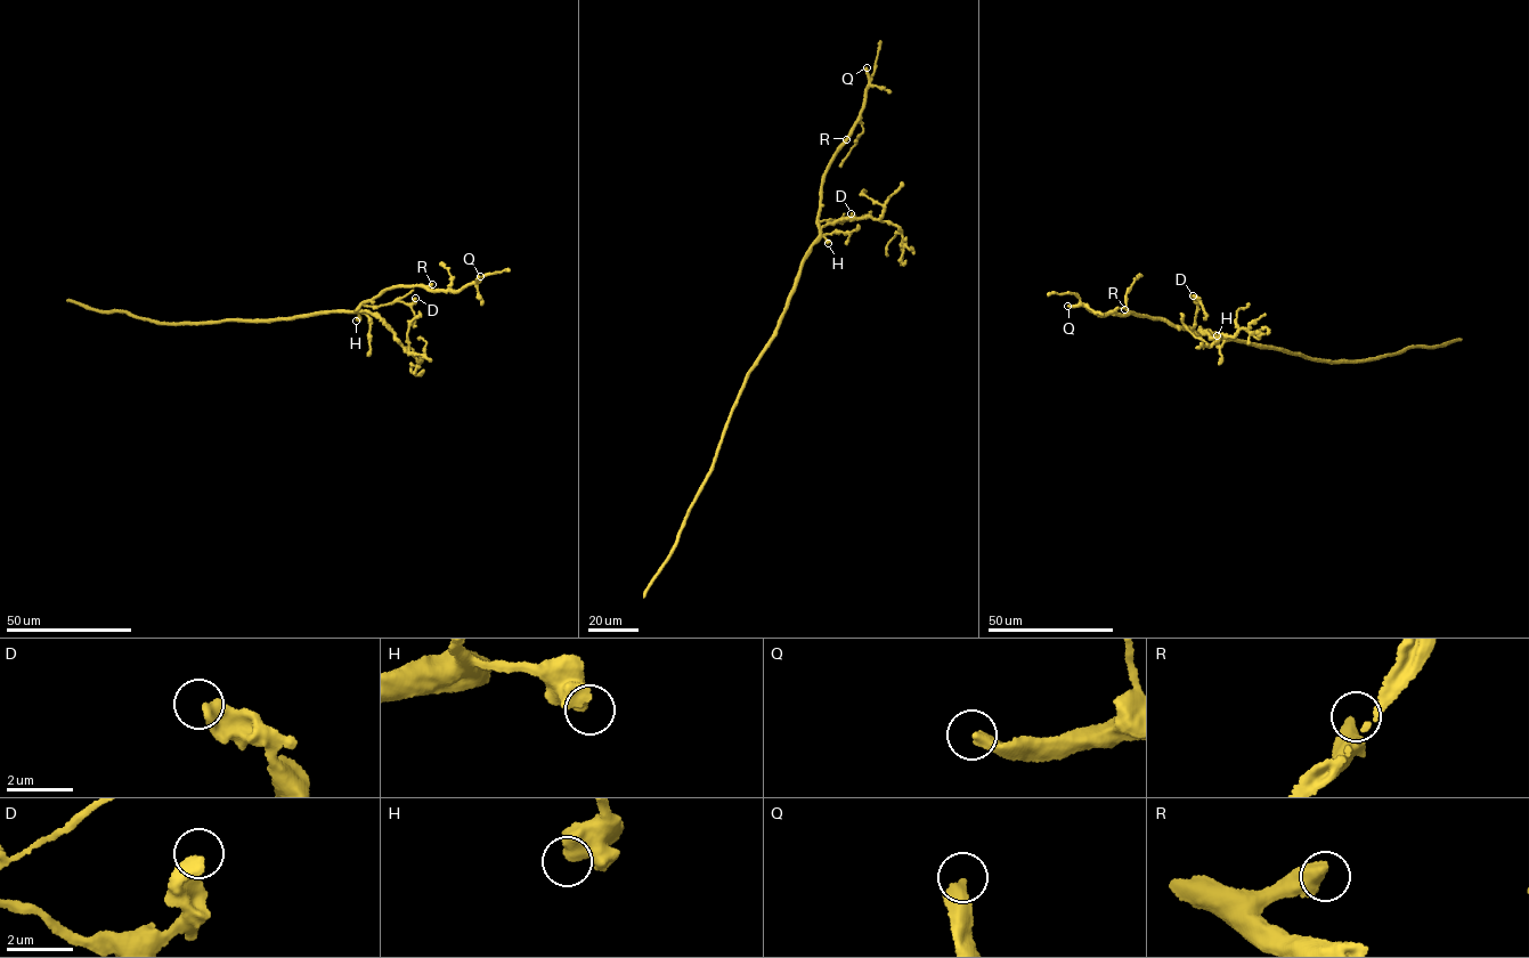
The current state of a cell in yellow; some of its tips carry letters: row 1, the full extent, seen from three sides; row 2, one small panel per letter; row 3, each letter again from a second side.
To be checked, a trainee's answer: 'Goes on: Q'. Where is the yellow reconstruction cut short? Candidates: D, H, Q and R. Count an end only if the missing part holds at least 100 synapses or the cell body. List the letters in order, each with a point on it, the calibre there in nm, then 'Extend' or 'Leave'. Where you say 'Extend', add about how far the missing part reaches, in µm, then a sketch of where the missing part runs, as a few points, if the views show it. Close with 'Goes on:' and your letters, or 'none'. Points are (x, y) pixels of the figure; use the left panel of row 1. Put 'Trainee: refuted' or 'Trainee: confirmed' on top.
Trainee: confirmed
D: Place: (415, 298). Thickness 460 nm. Leave
H: Place: (356, 321). Thickness 550 nm. Leave
Q: Place: (480, 276). Thickness 400 nm. Extend. Missing length about 600 µm
R: Place: (432, 284). Thickness 500 nm. Leave
Goes on: Q

